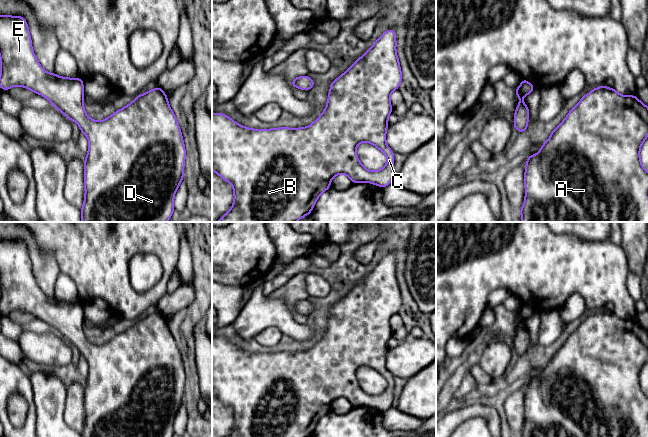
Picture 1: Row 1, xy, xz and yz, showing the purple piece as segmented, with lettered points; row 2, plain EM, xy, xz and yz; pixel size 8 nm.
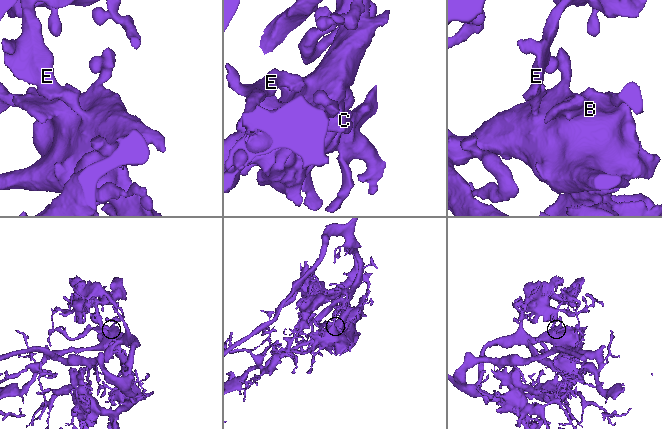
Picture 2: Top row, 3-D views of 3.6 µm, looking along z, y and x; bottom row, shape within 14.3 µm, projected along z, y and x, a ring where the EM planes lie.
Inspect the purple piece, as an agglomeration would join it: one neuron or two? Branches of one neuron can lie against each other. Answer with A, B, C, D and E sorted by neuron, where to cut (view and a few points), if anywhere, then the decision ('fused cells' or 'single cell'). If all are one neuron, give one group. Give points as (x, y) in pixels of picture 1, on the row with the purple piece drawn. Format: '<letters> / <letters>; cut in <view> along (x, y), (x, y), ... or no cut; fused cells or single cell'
A B C D E; no cut; single cell

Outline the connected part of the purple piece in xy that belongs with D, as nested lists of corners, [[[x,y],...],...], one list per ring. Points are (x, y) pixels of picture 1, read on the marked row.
[[[0,16],[0,88],[21,86],[42,95],[70,121],[75,121],[89,141],[84,162],[85,197],[81,208],[82,222],[167,222],[174,212],[174,196],[184,177],[186,150],[181,129],[166,93],[156,87],[137,95],[134,101],[103,121],[88,117],[84,110],[83,79],[60,77],[48,73],[37,61],[27,21],[22,16]]]

